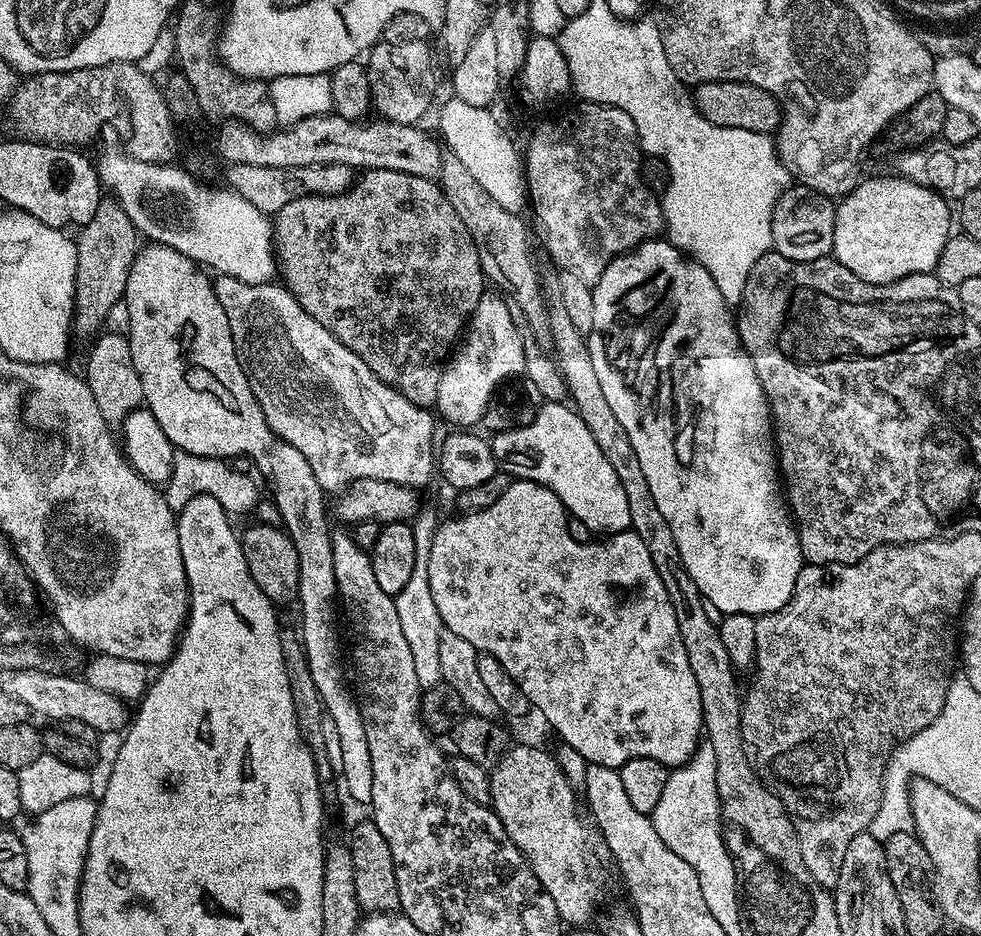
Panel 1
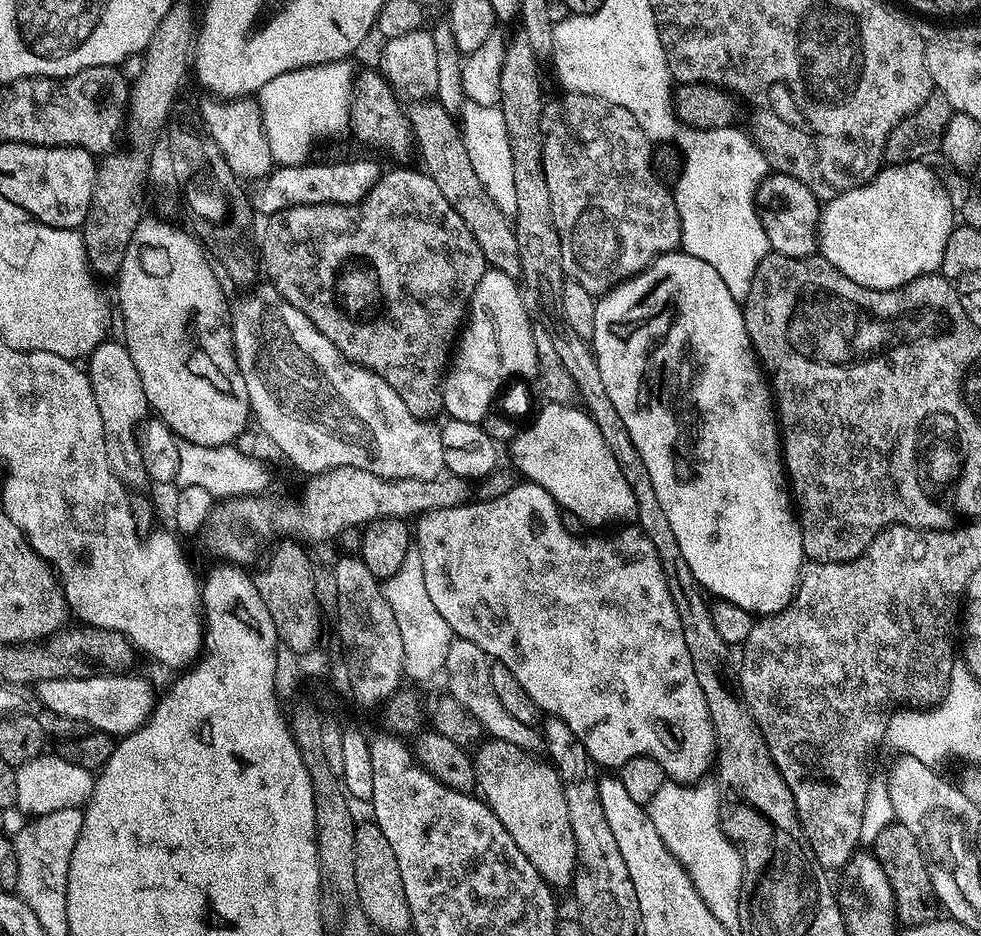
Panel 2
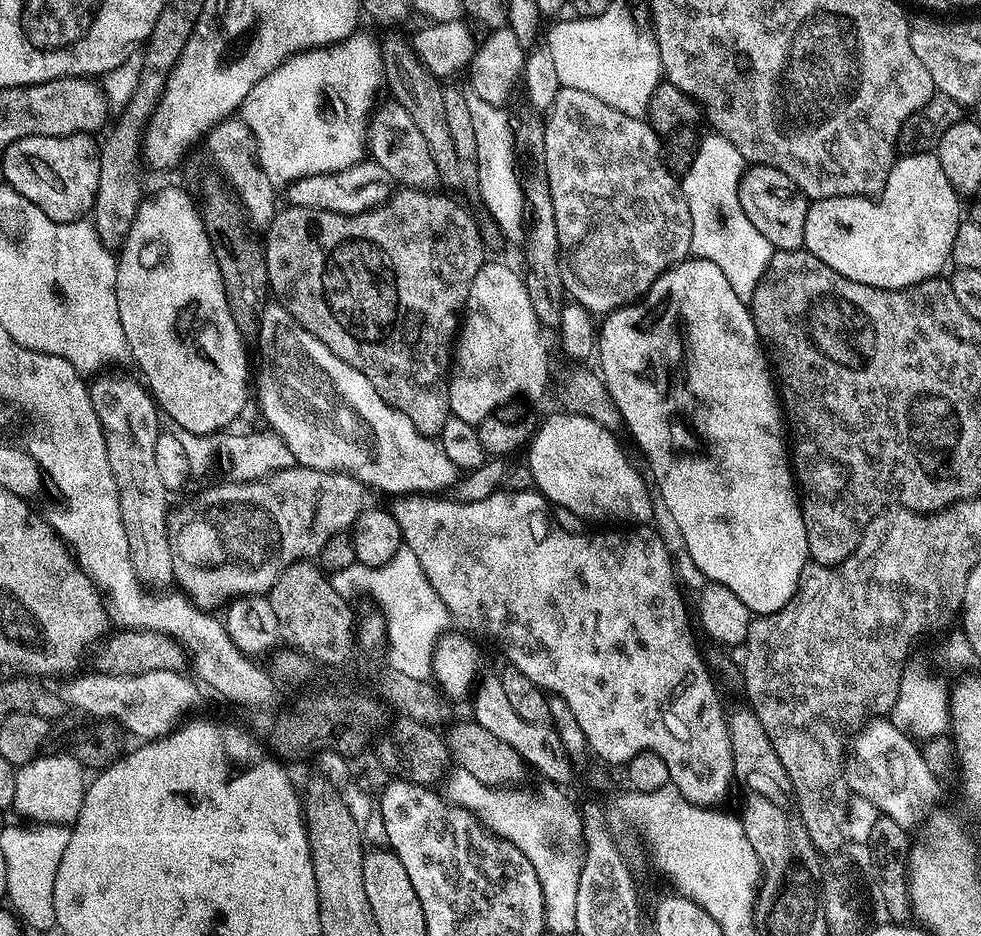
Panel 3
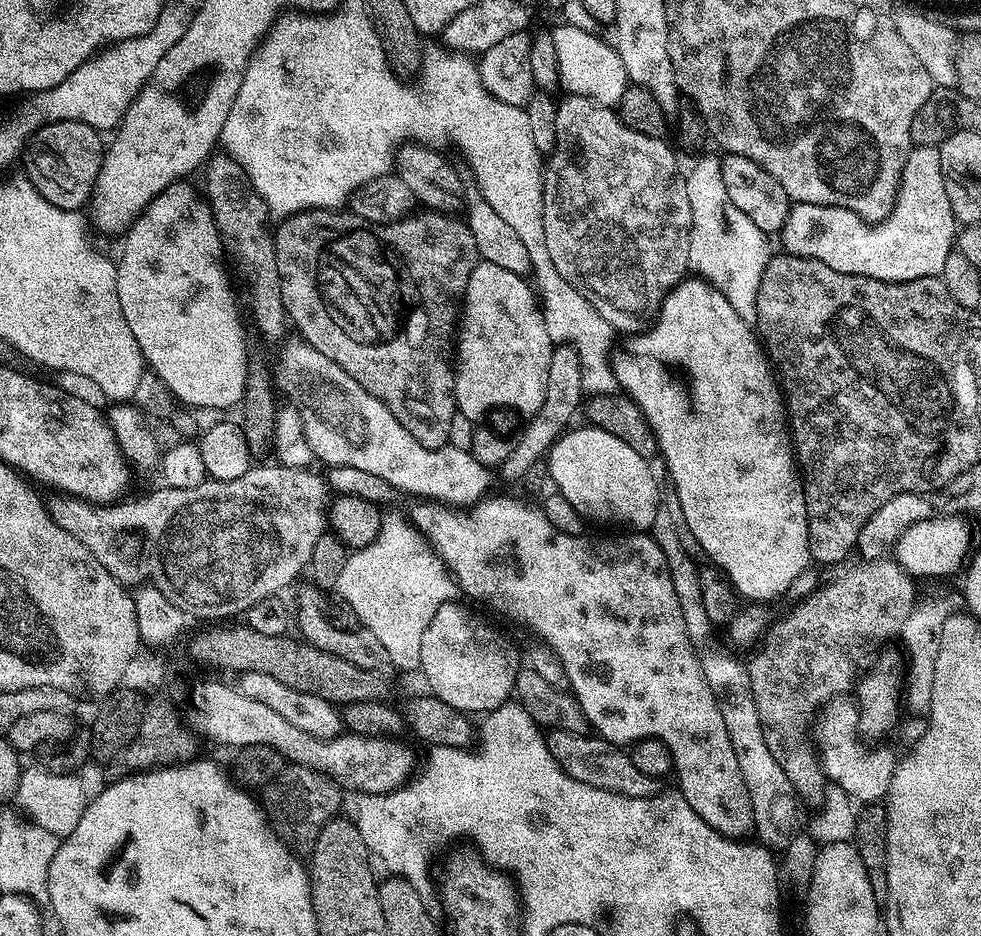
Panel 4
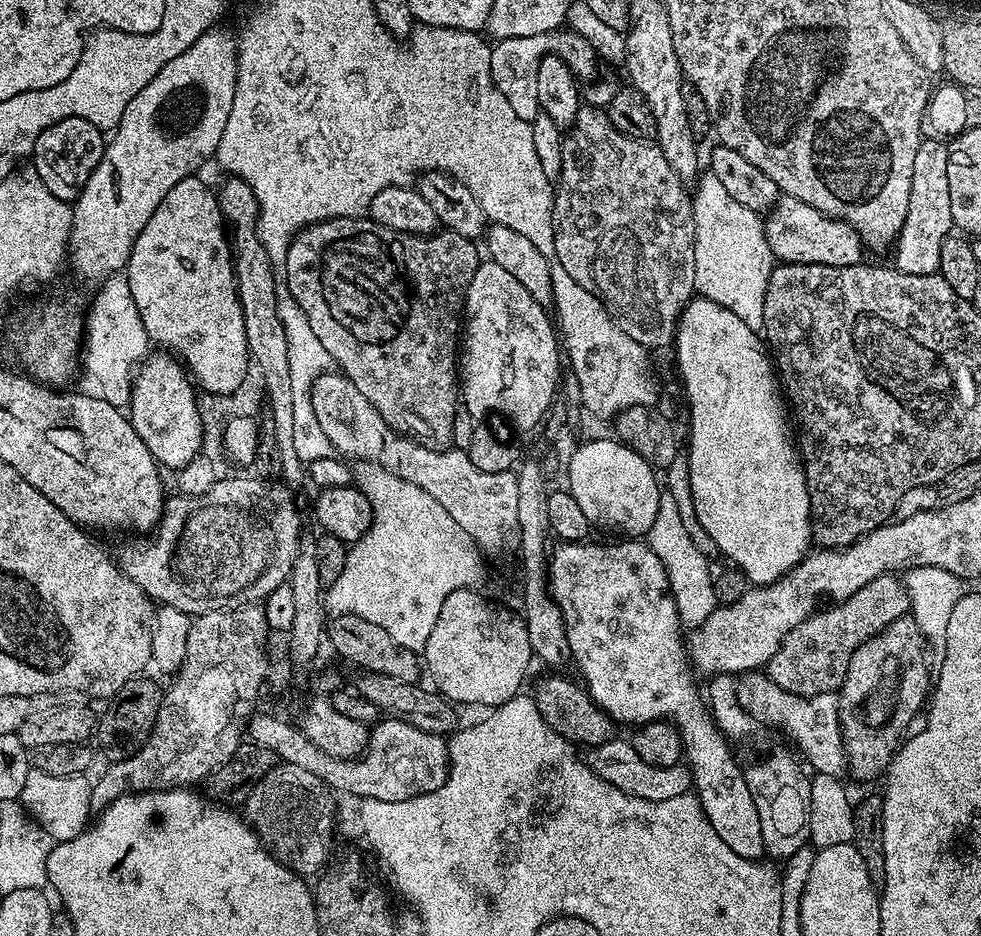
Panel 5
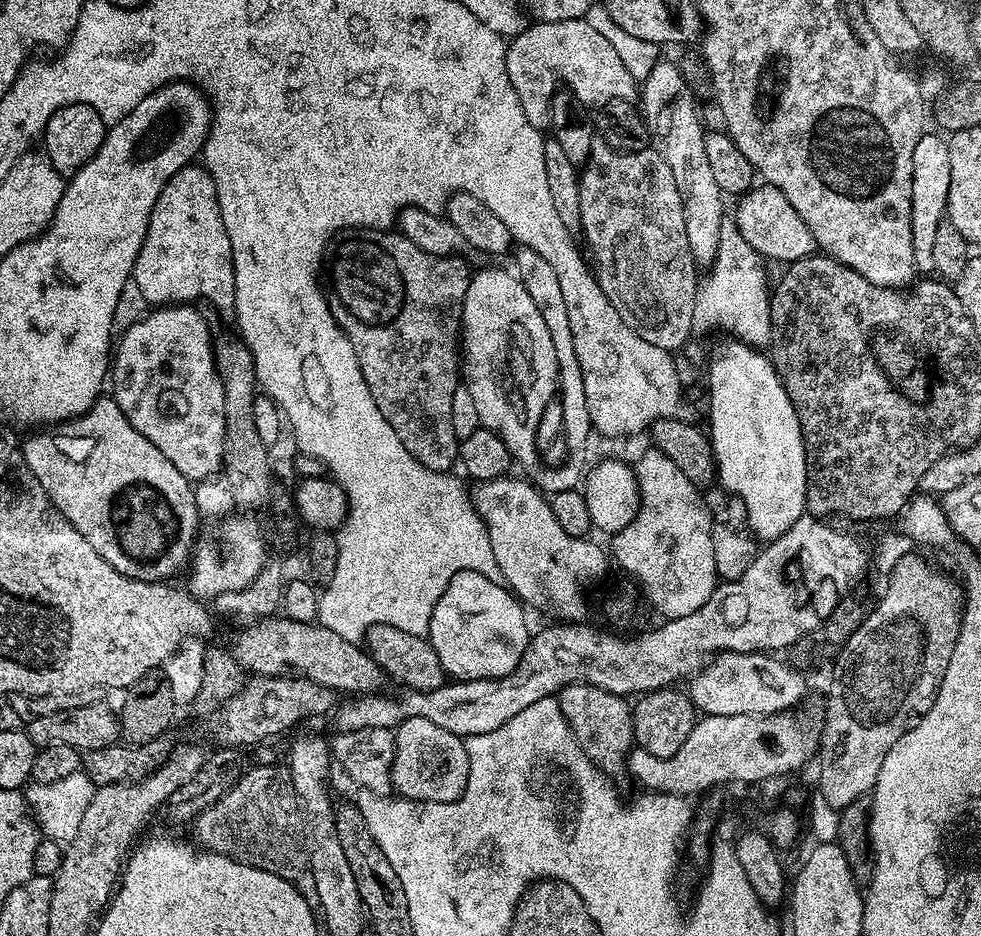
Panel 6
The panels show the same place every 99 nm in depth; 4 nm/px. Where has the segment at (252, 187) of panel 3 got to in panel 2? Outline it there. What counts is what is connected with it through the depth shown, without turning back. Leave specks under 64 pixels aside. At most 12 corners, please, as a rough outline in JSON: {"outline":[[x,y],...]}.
{"outline":[[208,98],[203,131],[236,179],[274,167],[252,98]]}

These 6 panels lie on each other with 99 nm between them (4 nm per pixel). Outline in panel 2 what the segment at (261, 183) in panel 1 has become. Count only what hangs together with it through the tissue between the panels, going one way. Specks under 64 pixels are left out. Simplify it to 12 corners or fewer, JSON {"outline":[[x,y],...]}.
{"outline":[[376,160],[273,167],[252,207],[356,204],[379,182]]}

